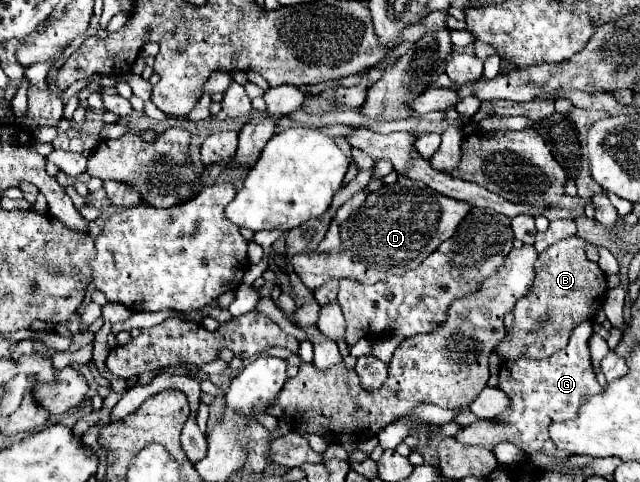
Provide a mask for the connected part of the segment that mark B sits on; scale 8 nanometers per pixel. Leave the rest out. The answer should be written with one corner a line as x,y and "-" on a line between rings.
578,236
560,240
548,250
538,254
536,276
532,290
520,298
514,306
514,324
506,332
504,340
496,346
496,354
502,362
516,358
548,358
568,344
570,332
576,324
592,320
604,304
606,274
596,262
590,262
584,252
586,242

